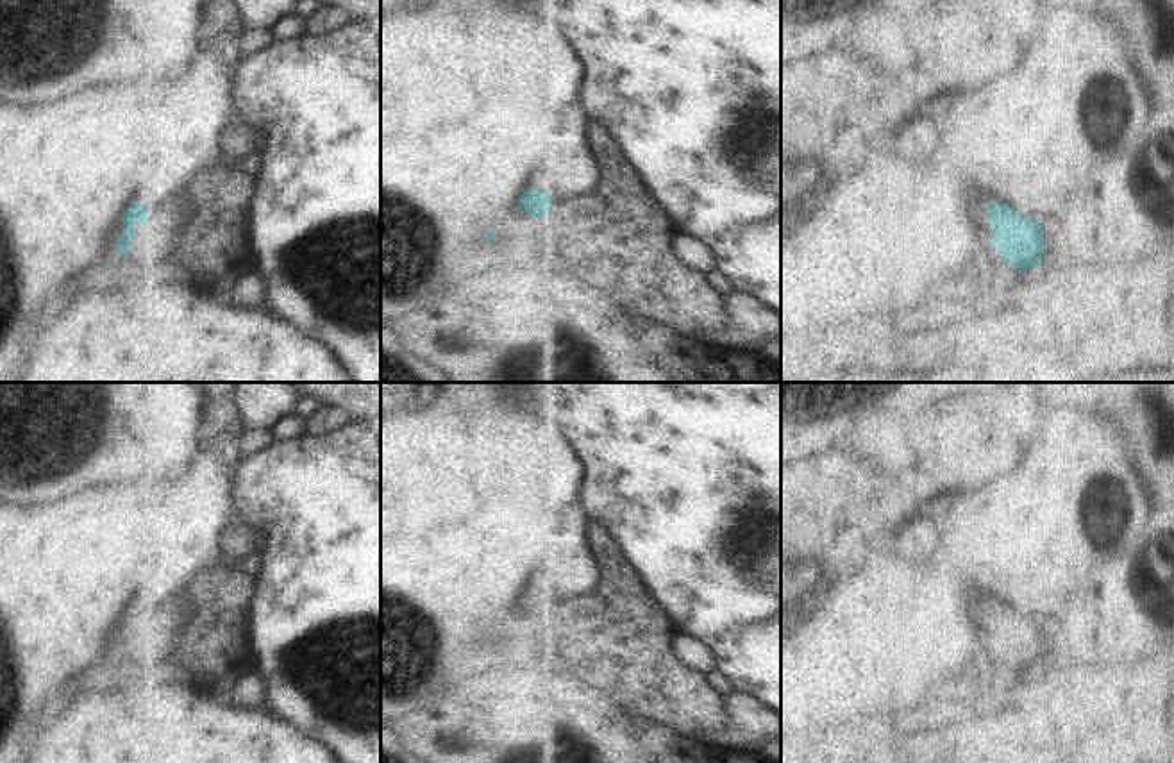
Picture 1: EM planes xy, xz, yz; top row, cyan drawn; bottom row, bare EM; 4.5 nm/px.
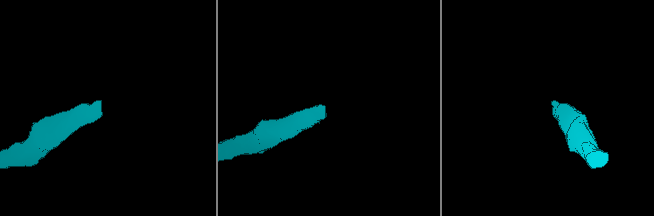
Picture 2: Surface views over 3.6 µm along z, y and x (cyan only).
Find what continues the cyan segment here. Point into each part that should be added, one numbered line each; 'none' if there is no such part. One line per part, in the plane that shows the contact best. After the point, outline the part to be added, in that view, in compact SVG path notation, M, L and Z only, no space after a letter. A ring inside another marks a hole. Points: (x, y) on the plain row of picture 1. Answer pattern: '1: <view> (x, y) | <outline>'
1: yz (976, 613) | M974 599L965 600L965 622L976 633L986 633L990 629L988 604Z

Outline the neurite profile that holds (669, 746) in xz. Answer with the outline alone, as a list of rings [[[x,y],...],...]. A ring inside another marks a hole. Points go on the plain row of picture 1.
[[[634,711],[634,731],[659,763],[772,763],[761,752],[729,750],[674,731],[667,722]]]

